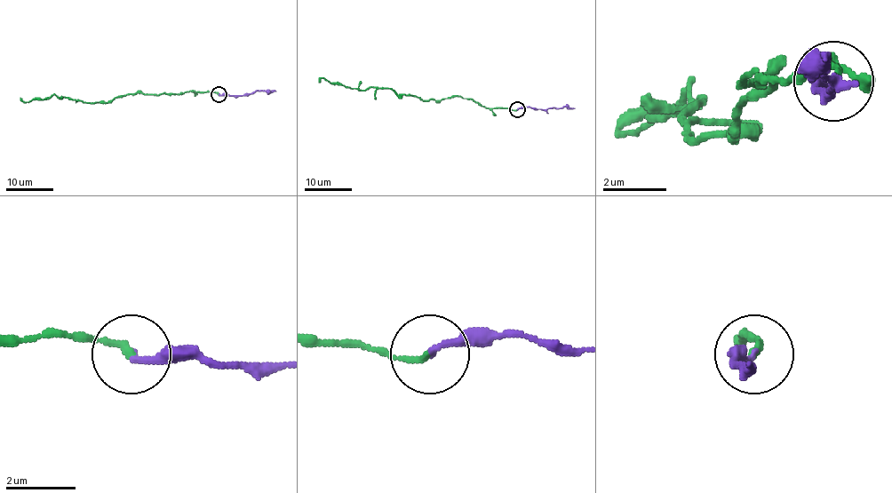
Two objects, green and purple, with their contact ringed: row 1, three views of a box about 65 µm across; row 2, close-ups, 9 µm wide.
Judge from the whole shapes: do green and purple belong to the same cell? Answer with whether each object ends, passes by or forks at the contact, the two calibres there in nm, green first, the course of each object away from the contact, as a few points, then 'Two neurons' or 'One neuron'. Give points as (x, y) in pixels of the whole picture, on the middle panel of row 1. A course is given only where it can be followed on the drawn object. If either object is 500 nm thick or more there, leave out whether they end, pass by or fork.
At the ring green ends. At the ring purple ends. Thickness 190 nm (green) against 200 nm. Course of green: (517, 109), (486, 107), (460, 96), (420, 99), (397, 95), (389, 88), (358, 91), (322, 77), (318, 82). Course of purple: (517, 109), (575, 107). One neuron

